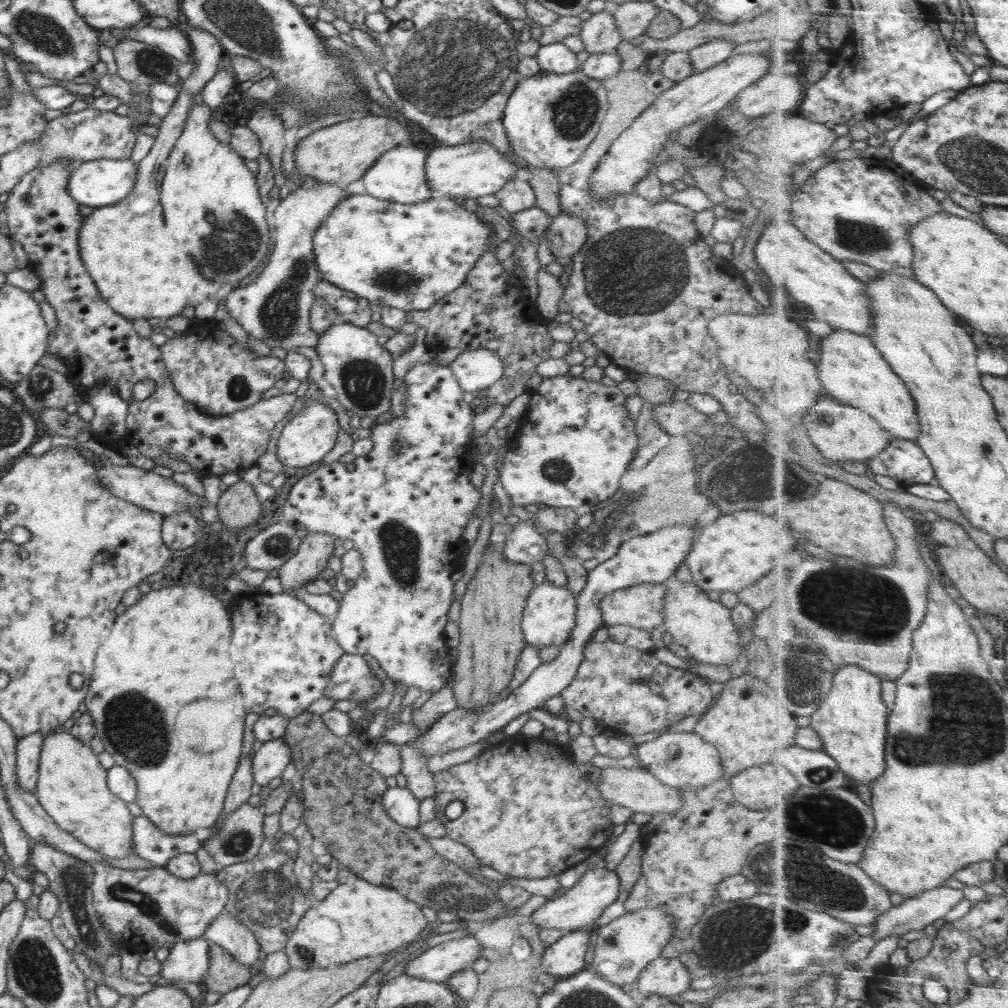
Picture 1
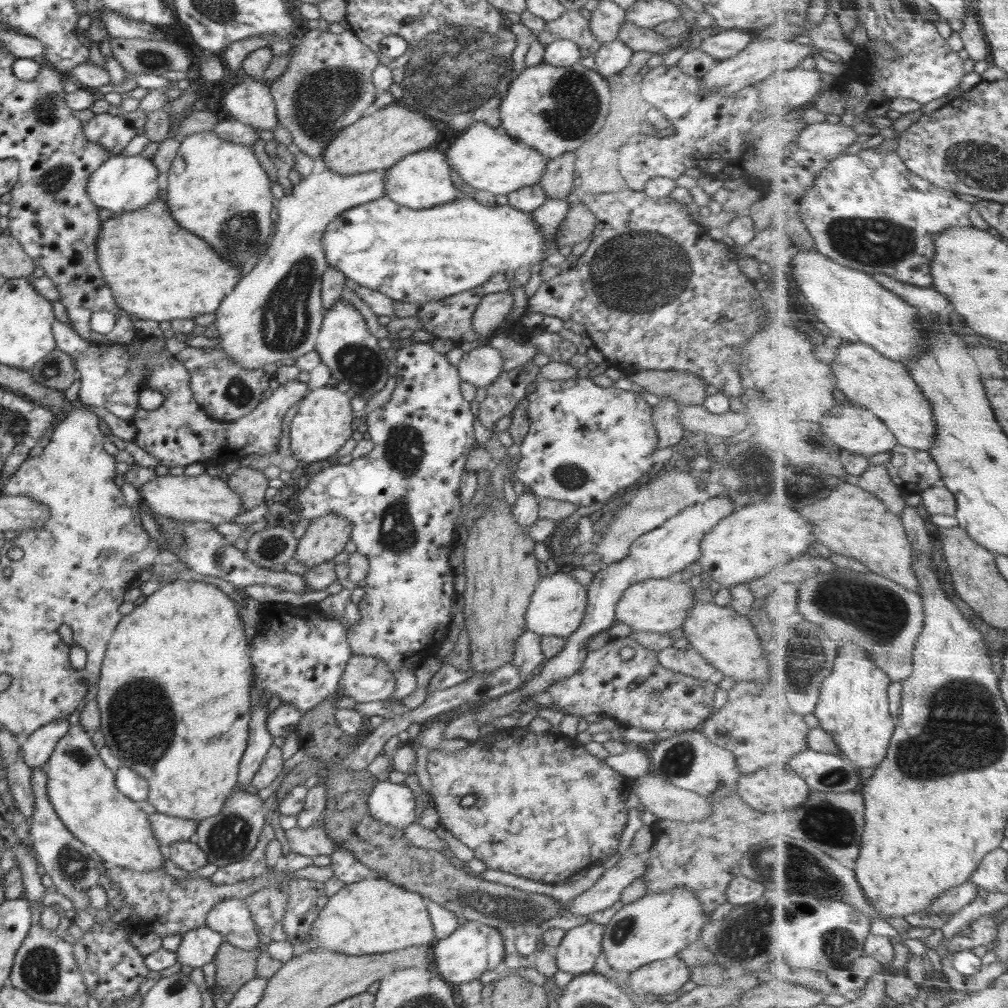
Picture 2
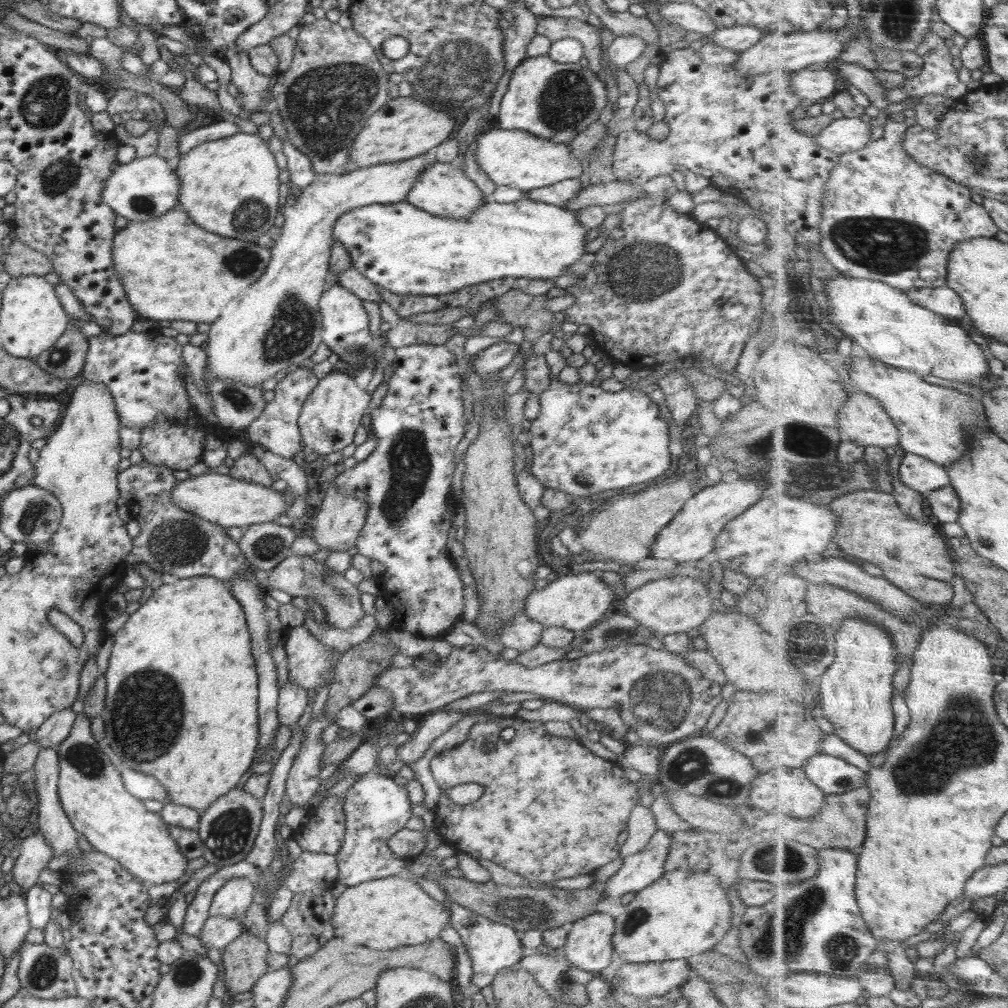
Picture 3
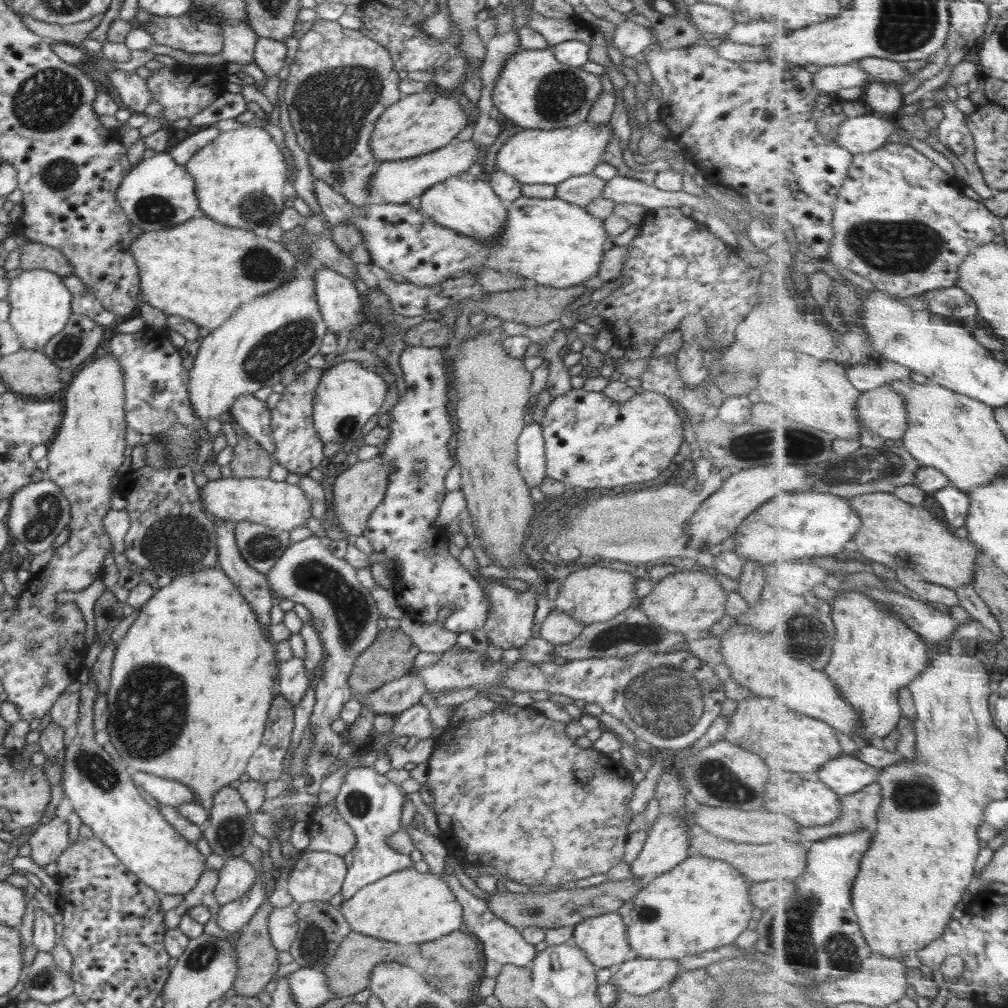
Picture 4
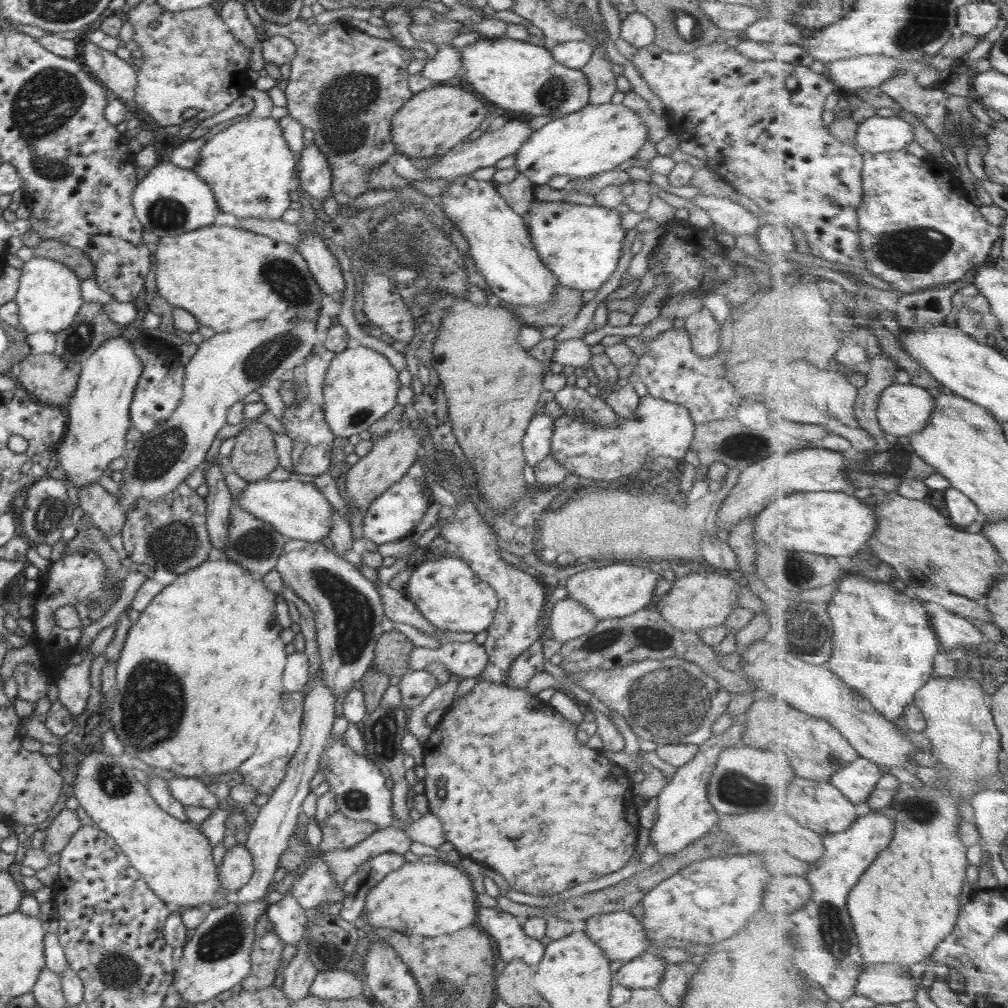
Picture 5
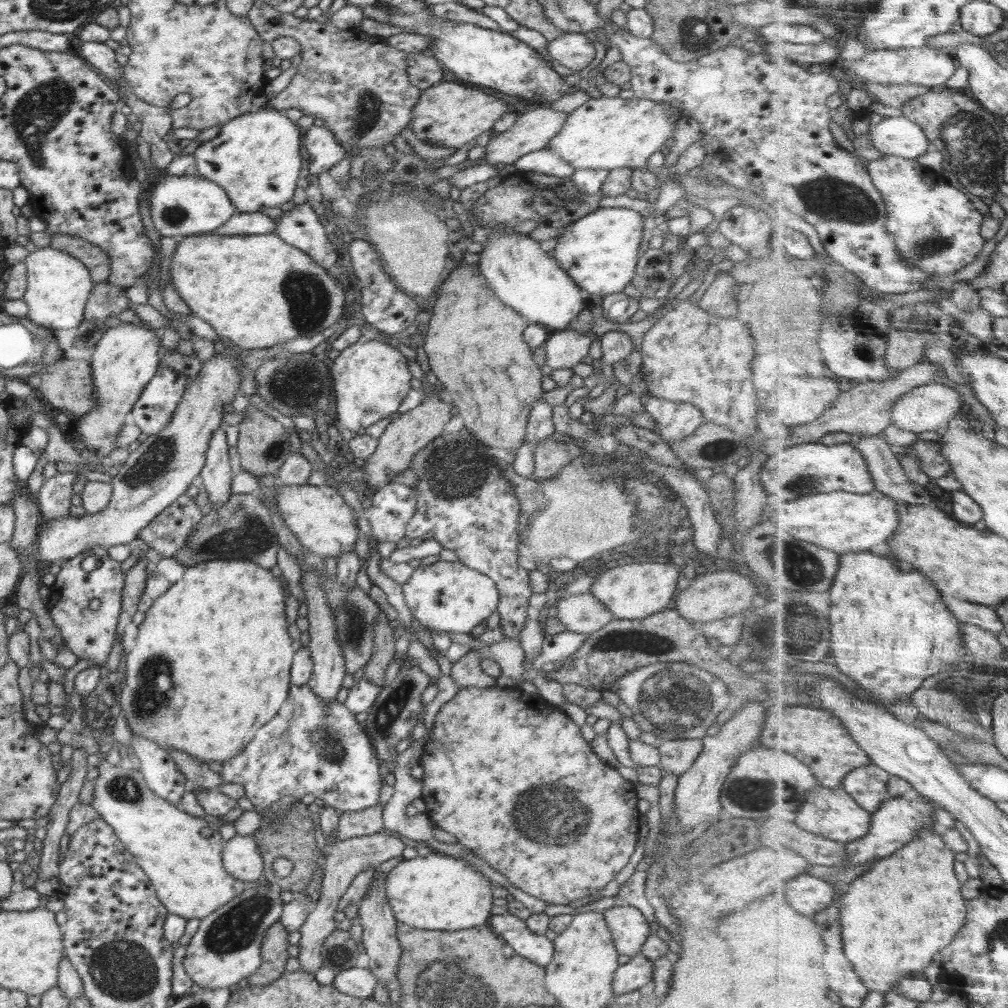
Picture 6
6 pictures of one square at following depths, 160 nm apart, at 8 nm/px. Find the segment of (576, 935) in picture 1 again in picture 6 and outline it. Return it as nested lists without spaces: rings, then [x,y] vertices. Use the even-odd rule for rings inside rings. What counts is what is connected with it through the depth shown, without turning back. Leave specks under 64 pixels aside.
[[[623,904],[602,912],[608,922],[616,950],[633,957],[640,954],[642,945],[650,935],[650,924],[639,909]]]

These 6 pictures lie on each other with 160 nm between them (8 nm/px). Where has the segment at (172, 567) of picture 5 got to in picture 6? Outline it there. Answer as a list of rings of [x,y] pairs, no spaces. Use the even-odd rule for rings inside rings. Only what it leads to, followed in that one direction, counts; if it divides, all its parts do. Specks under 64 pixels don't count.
[[[187,495],[179,496],[163,513],[153,518],[138,534],[145,540],[148,552],[175,556],[185,547],[189,536],[197,529],[203,514],[196,501]]]

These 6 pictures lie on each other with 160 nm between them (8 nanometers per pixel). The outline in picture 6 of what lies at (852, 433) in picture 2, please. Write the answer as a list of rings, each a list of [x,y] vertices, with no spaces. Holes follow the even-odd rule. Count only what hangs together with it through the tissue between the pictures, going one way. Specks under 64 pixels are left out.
[[[932,382],[917,386],[899,398],[891,415],[893,424],[897,428],[915,433],[928,432],[928,430],[938,431],[955,420],[955,416],[961,413],[961,406],[962,396],[960,396],[960,392],[946,384]]]

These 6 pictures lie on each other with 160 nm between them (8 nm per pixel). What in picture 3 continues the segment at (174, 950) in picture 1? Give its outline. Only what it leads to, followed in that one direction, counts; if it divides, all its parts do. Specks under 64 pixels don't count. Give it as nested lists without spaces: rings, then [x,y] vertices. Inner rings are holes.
[[[210,916],[207,919],[202,932],[197,934],[207,949],[217,948],[222,950],[245,930],[242,921],[238,921],[237,918]]]

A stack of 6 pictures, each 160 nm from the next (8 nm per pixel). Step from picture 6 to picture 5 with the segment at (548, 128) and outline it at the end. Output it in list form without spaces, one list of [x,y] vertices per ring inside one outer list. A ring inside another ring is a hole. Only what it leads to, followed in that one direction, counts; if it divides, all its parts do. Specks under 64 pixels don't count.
[[[517,119],[508,121],[502,128],[494,130],[494,132],[487,130],[476,140],[472,142],[465,141],[447,150],[446,153],[441,154],[439,158],[440,162],[434,162],[428,170],[425,170],[426,176],[424,176],[424,180],[434,181],[436,179],[446,179],[452,181],[452,179],[458,179],[458,177],[472,174],[472,172],[480,168],[495,166],[501,158],[510,156],[510,154],[515,155],[515,152],[530,138],[530,134],[533,132],[534,130],[528,127],[528,122]]]

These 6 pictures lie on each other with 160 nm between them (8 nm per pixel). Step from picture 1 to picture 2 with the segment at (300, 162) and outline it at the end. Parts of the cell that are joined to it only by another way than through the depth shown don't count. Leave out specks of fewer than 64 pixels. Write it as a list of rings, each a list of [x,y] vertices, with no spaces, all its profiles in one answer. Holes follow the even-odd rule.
[[[391,103],[379,108],[354,124],[342,129],[328,144],[323,154],[323,164],[327,170],[340,175],[363,174],[369,171],[380,172],[390,169],[407,154],[422,149],[435,148],[438,130],[430,118],[410,110],[403,103]]]

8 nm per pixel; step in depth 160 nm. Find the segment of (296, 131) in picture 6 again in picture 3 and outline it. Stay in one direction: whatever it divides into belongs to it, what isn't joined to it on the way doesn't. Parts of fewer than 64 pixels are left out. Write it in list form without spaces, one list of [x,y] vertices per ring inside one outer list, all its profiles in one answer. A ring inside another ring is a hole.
[[[239,130],[230,138],[203,142],[179,157],[176,170],[180,177],[180,207],[194,225],[212,230],[220,236],[252,243],[256,243],[261,235],[278,226],[281,217],[278,210],[279,175],[282,170],[278,168],[274,155],[259,134],[252,135]]]

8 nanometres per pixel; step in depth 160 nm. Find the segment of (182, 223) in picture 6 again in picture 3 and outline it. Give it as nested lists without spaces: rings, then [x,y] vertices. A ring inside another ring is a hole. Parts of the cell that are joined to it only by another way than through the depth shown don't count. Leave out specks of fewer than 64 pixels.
[[[156,154],[147,157],[136,156],[128,164],[120,164],[102,192],[104,203],[128,221],[147,221],[160,218],[171,210],[180,208],[180,177],[176,168],[165,158]]]

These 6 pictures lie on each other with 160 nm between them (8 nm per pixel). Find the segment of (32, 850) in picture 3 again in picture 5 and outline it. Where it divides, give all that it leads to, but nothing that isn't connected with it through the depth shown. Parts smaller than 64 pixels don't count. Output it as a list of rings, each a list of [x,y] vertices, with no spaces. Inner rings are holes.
[[[64,809],[53,819],[44,831],[45,838],[41,849],[48,855],[60,853],[72,835],[82,826],[76,811]]]

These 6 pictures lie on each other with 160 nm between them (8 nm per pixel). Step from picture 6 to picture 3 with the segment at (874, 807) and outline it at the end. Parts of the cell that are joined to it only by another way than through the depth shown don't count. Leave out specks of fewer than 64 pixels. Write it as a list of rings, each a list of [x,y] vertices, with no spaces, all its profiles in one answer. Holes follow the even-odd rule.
[[[817,754],[803,769],[810,779],[828,795],[847,794],[866,787],[871,773],[848,762],[848,759],[831,754]]]

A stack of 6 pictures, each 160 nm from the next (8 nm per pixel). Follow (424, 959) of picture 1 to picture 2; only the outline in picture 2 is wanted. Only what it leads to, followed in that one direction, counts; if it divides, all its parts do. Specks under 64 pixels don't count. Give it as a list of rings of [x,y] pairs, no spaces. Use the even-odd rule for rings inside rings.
[[[464,921],[447,939],[438,940],[433,947],[433,970],[448,983],[460,984],[479,980],[486,970],[494,970],[504,960],[504,941],[495,927]]]

